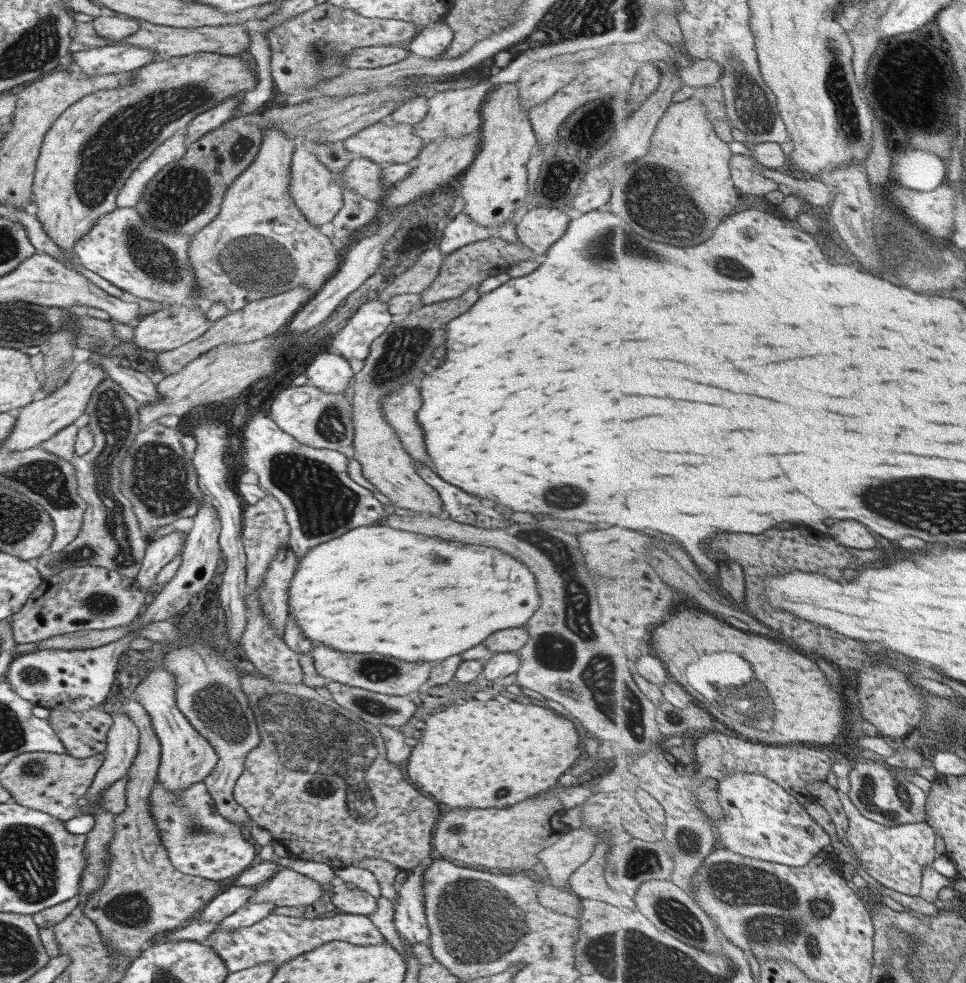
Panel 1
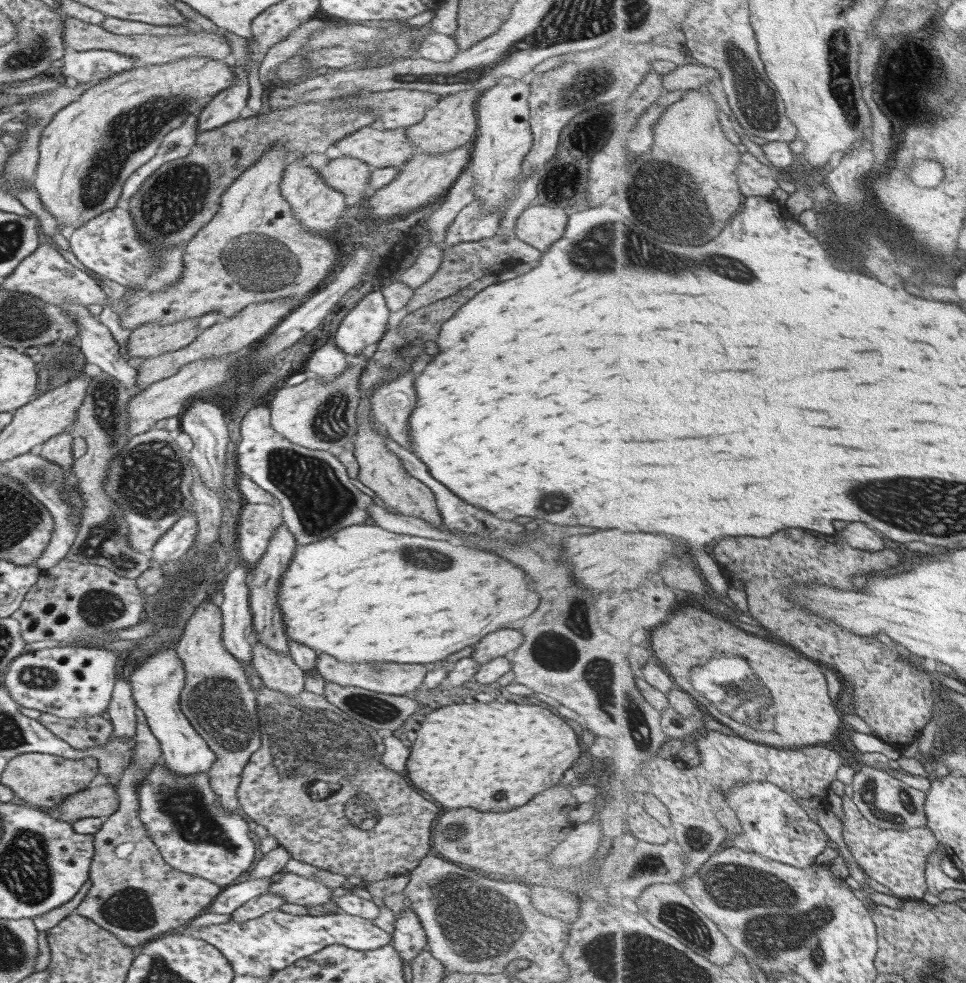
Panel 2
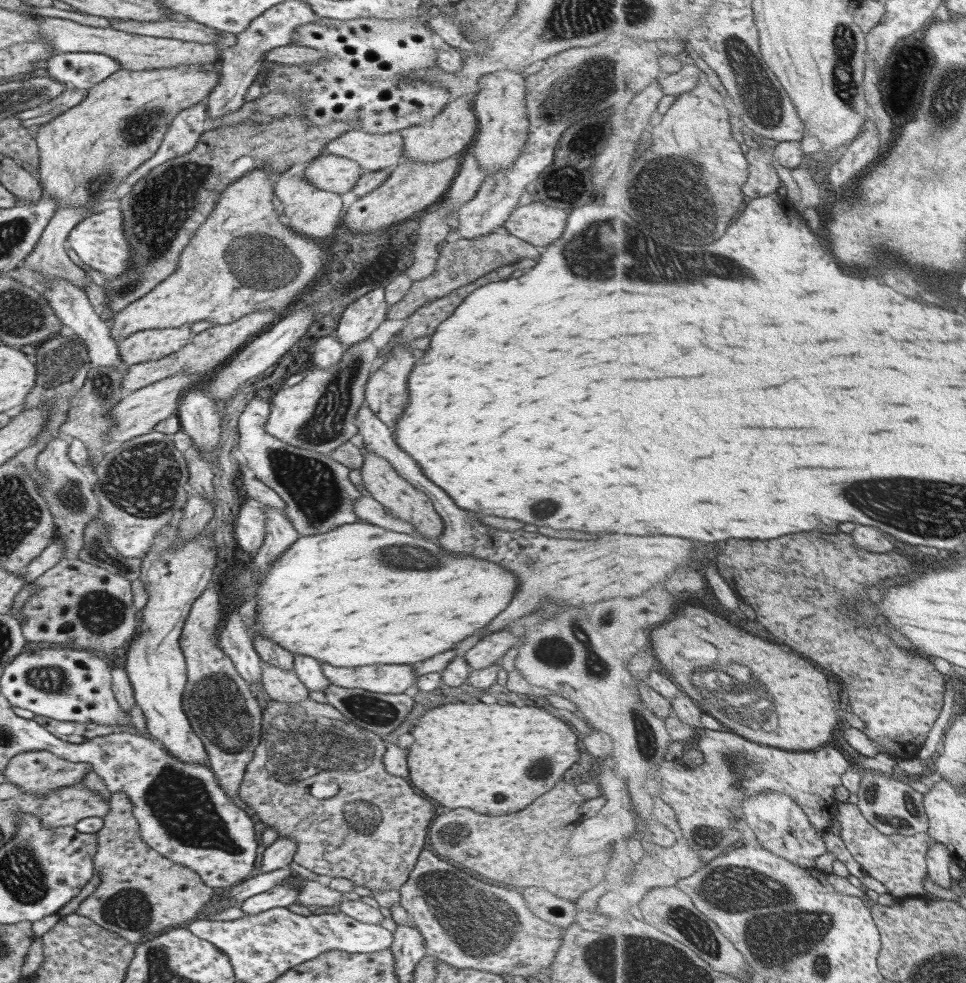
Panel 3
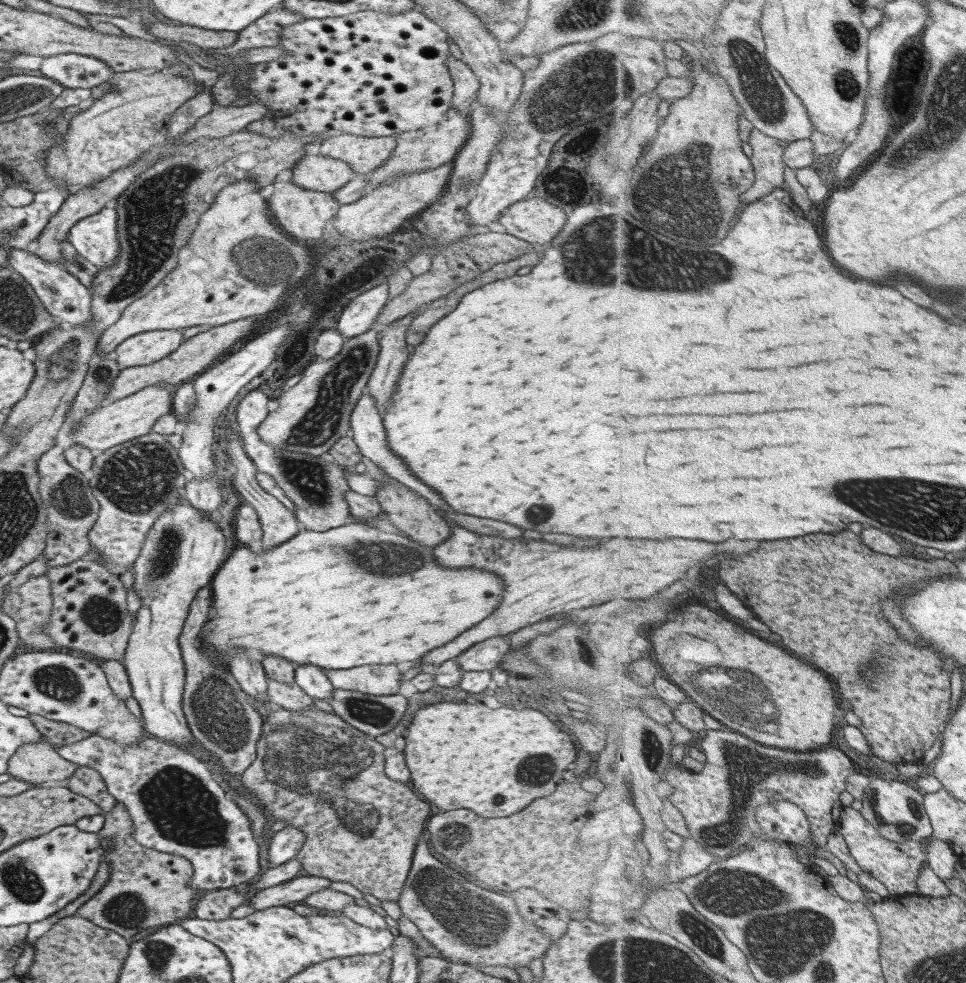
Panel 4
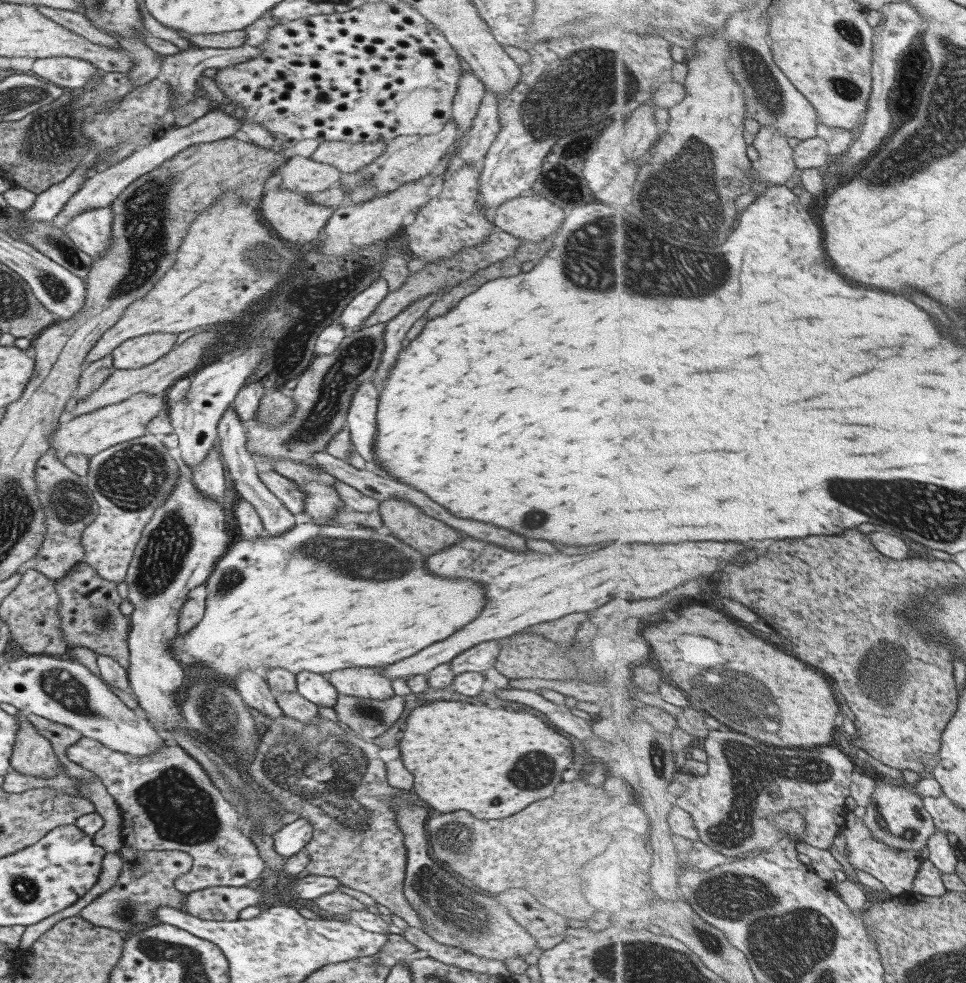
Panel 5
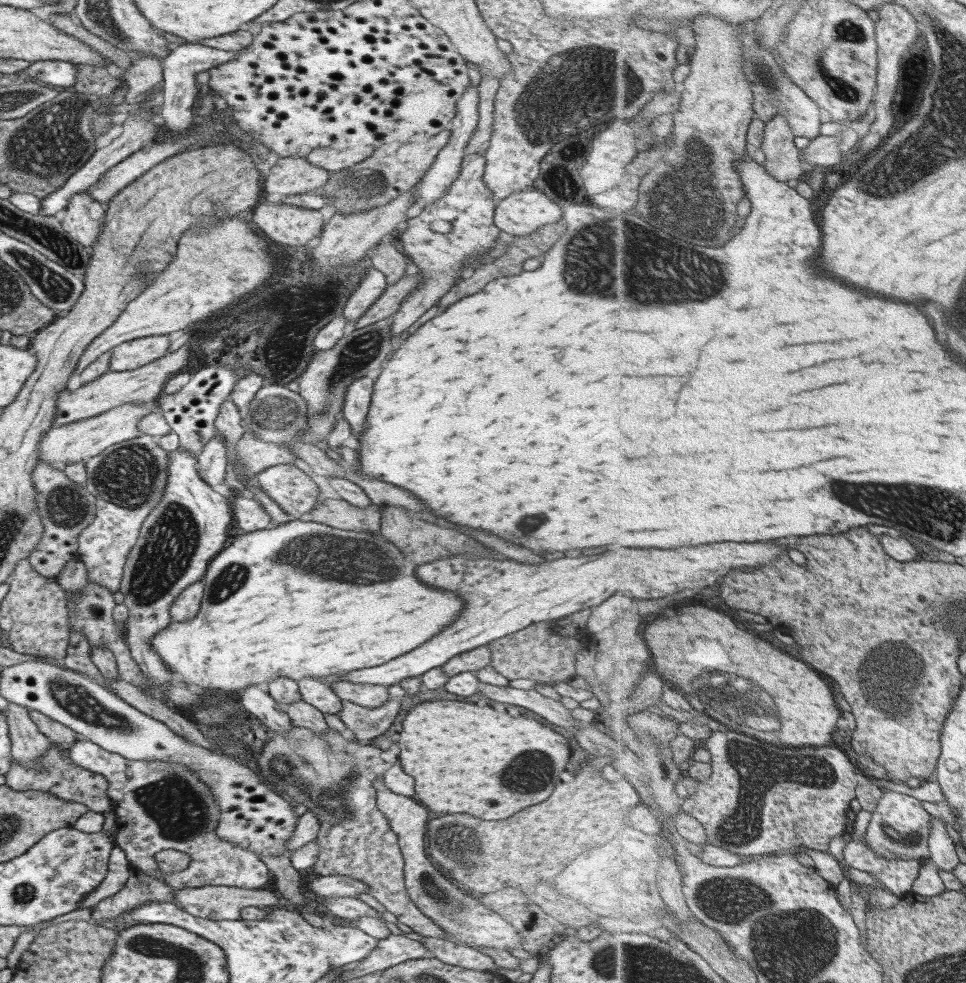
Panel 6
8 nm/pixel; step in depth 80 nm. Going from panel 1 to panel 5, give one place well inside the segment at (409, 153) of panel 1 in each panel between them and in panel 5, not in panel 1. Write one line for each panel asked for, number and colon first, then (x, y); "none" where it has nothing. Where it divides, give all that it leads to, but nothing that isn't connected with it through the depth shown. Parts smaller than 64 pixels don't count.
2: (378, 147)
3: (372, 152)
4: (362, 154)
5: (347, 157)

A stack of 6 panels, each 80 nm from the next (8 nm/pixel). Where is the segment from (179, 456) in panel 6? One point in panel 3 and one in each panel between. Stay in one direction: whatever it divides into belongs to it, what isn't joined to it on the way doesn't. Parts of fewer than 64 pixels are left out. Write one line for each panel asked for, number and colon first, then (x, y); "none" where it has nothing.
3: (173, 577)
4: (180, 553)
5: (176, 551)

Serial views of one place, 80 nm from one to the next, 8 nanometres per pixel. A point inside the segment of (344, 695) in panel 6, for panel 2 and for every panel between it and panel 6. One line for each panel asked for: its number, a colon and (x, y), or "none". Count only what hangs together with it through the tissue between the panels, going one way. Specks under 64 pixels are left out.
2: (391, 679)
3: (386, 678)
4: (377, 680)
5: (361, 682)

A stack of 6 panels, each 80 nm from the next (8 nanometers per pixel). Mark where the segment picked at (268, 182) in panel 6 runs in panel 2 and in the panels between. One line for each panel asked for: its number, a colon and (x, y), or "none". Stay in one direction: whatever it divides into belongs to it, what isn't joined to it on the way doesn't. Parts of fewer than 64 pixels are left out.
2: (348, 175)
3: (331, 173)
4: (318, 173)
5: (298, 174)

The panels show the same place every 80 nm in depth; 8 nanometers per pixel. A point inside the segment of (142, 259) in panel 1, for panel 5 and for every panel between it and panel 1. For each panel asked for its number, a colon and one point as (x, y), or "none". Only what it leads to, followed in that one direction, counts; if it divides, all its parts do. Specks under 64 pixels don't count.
2: (108, 245)
3: (98, 241)
4: (94, 237)
5: (89, 230)

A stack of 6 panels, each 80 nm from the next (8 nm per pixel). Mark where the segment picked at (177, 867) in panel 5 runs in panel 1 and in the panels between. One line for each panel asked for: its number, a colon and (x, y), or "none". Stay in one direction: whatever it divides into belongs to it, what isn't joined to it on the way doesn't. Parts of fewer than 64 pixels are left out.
1: (142, 897)
2: (137, 897)
3: (141, 894)
4: (146, 889)

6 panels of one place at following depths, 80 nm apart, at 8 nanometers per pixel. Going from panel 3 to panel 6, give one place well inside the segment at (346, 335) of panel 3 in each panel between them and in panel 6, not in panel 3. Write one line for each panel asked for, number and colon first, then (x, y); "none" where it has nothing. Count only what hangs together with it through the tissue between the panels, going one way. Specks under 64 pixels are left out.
4: (361, 311)
5: (362, 304)
6: (372, 284)

